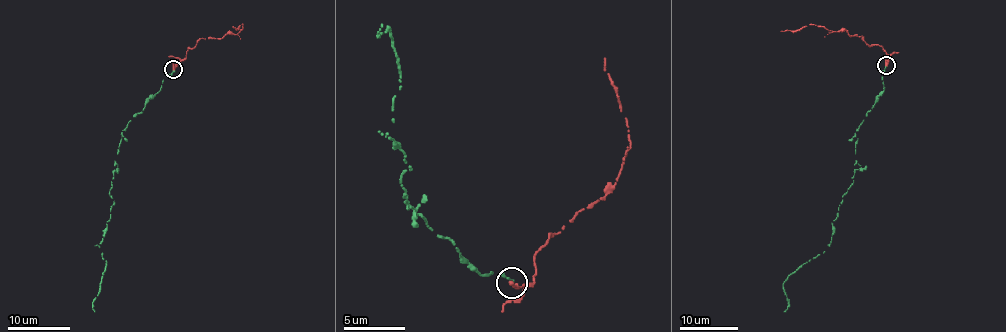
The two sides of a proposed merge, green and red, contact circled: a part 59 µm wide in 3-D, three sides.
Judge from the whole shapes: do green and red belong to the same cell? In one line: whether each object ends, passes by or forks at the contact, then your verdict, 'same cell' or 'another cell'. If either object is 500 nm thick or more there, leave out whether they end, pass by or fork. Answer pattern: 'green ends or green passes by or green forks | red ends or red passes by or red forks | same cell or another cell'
green ends | red ends | another cell

